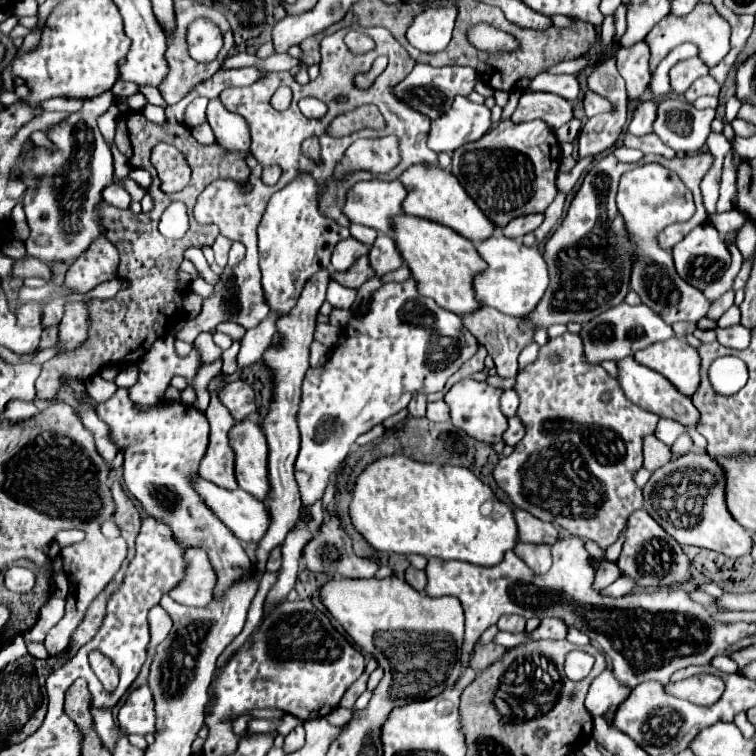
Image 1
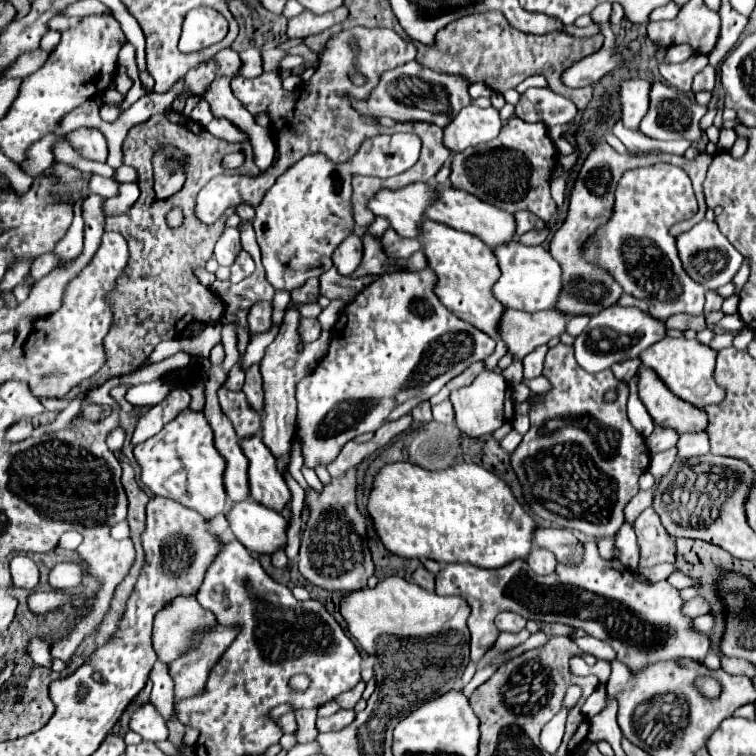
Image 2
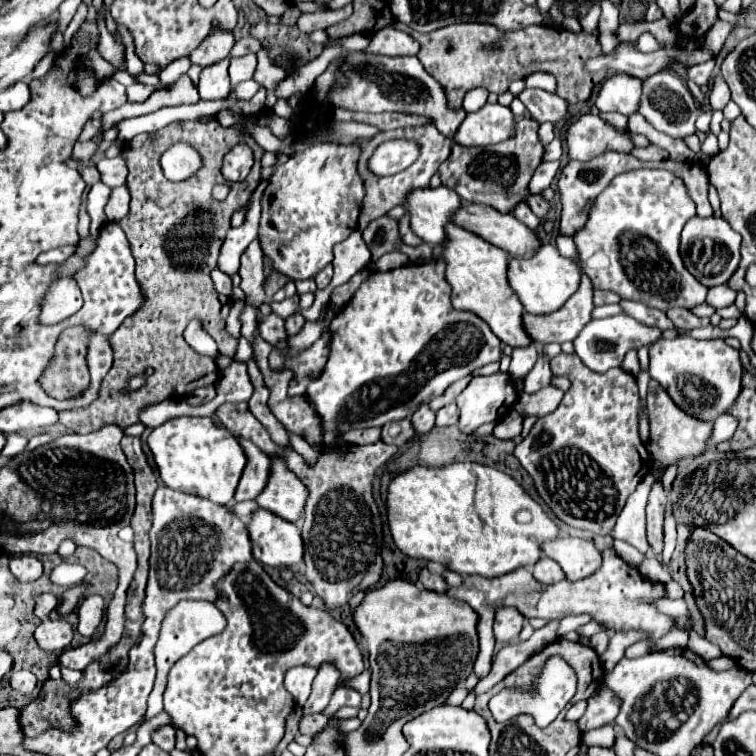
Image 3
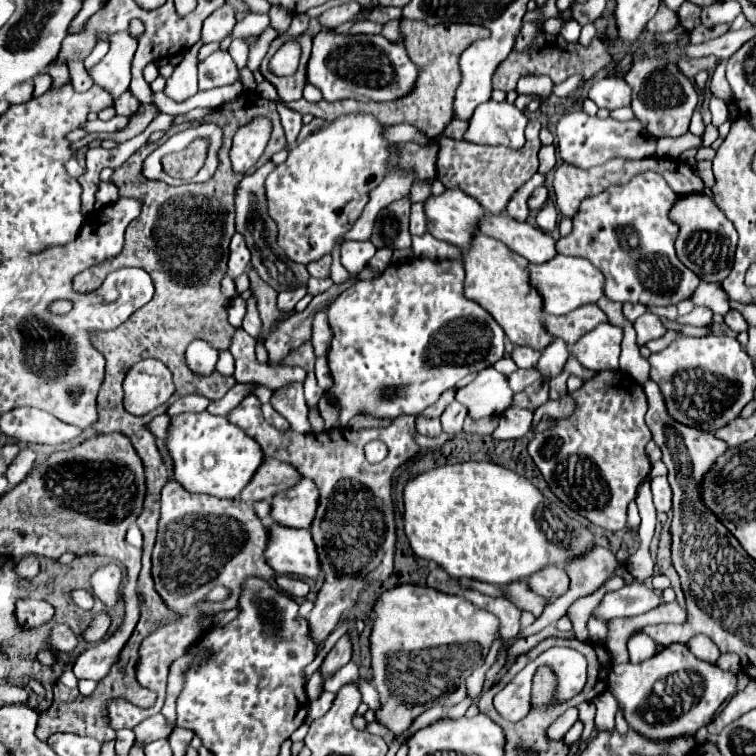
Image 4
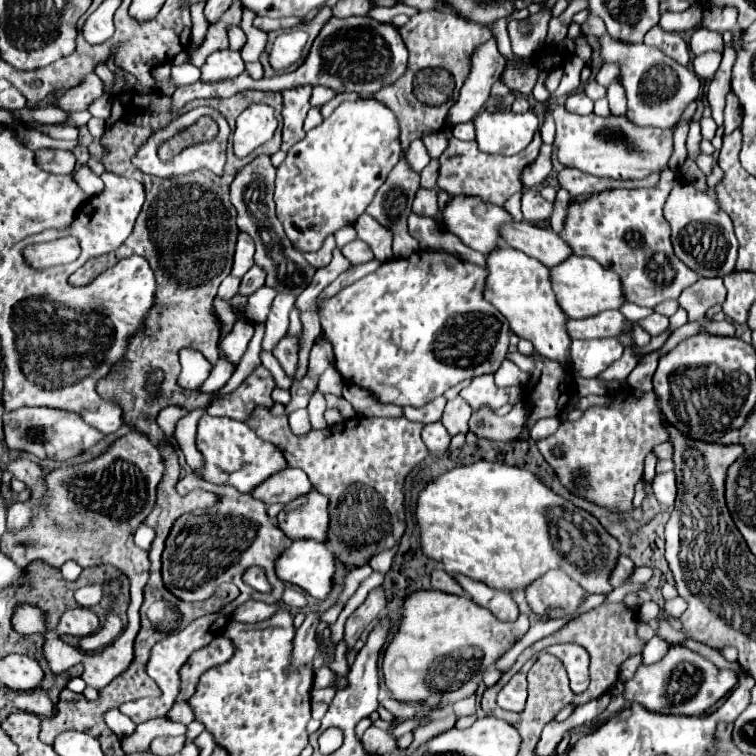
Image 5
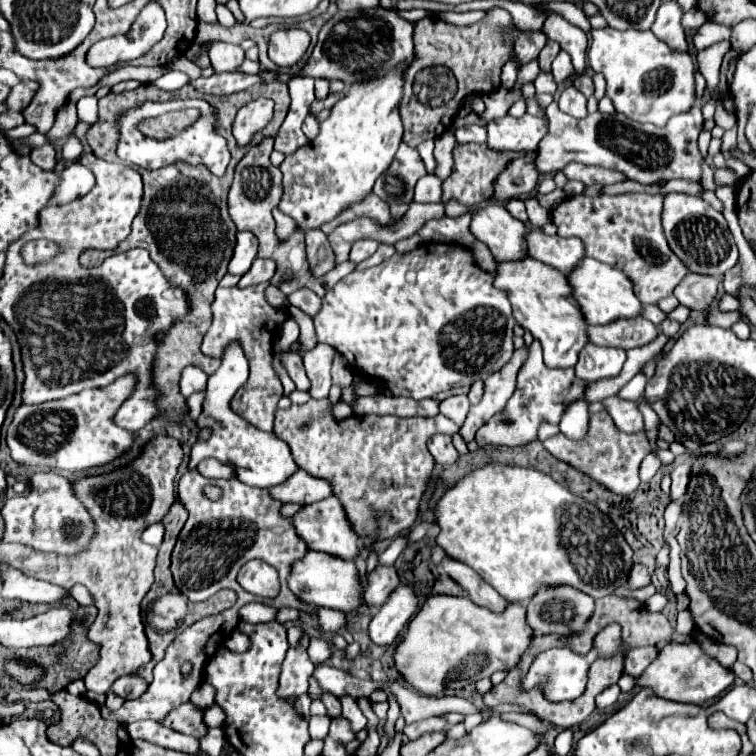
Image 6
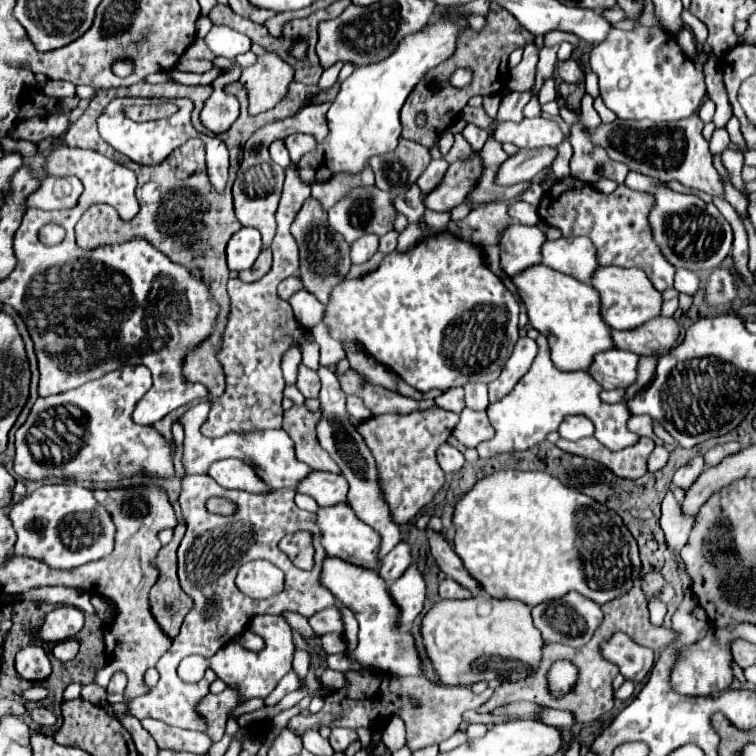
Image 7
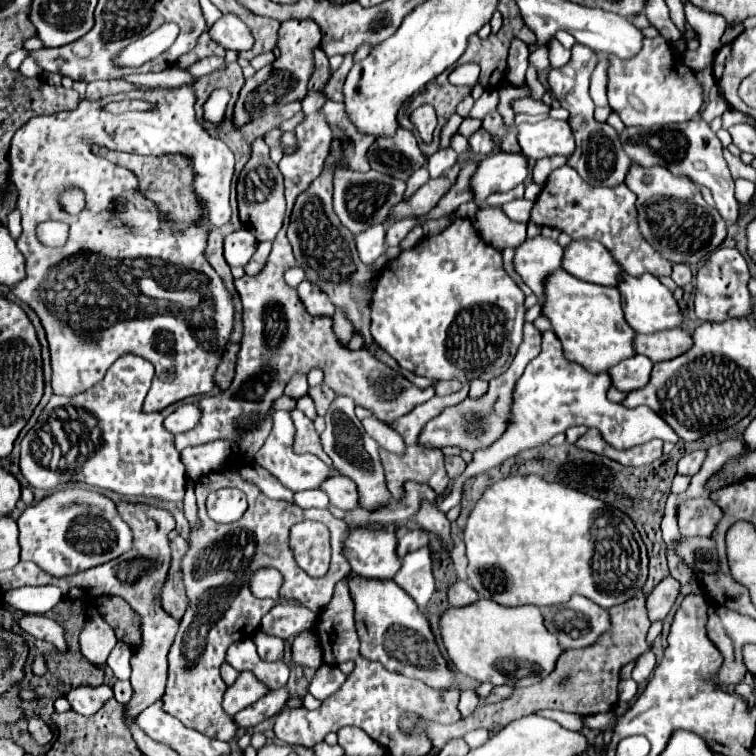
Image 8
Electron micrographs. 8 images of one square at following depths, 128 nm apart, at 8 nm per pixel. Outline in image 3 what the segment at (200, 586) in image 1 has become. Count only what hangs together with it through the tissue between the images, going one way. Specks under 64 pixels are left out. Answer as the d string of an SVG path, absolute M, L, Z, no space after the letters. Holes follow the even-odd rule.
M184 600L184 602L180 602L176 608L172 608L168 612L166 620L162 622L160 638L158 638L158 644L156 644L156 650L154 650L158 674L156 674L156 684L154 684L154 690L152 690L150 698L148 698L148 706L142 722L150 720L164 710L162 708L162 694L166 690L167 676L172 666L184 654L188 654L198 642L202 642L204 638L210 638L214 634L220 634L220 630L224 630L224 626L226 626L224 614L220 614L220 610L212 602L190 602L190 600Z

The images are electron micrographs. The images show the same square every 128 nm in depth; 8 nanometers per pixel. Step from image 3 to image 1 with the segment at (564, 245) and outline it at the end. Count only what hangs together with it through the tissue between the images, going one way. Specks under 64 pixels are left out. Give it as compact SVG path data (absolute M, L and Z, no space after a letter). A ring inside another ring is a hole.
M488 306L480 308L478 312L474 314L468 314L468 316L462 316L462 322L464 326L484 344L484 348L488 350L488 354L494 358L494 364L496 364L496 374L502 376L502 378L514 378L518 374L518 354L534 342L534 332L536 332L536 326L526 320L526 318L516 318L516 316L510 316L510 314L504 314L504 312L498 312L498 310L492 310Z

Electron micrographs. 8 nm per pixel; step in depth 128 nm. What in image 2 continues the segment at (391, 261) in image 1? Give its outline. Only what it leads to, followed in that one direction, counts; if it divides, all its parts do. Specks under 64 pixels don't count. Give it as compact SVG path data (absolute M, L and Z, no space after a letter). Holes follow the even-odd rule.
M388 228L382 238L382 246L390 258L408 258L420 250L420 240L416 238L400 238L396 230Z

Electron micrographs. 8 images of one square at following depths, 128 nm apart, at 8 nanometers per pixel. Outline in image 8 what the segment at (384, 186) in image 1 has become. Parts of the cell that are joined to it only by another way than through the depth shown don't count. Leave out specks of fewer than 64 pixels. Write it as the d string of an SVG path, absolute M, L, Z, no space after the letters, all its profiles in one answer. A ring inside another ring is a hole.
M528 238L522 246L516 248L514 266L524 282L532 288L538 300L544 298L544 282L548 274L562 270L564 248L550 238Z

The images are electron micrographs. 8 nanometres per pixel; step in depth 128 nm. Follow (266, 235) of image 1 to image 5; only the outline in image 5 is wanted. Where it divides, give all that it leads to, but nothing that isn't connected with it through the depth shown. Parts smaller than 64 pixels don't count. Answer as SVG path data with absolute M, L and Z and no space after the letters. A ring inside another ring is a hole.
M366 96L354 102L342 102L330 118L326 118L318 128L310 130L304 140L296 142L288 150L286 160L278 166L274 202L278 220L282 222L288 238L296 248L302 252L318 250L326 236L334 234L346 224L356 222L356 218L366 212L374 192L384 184L388 172L400 160L402 148L398 136L398 120L392 110L388 110L388 106L378 102L374 96Z

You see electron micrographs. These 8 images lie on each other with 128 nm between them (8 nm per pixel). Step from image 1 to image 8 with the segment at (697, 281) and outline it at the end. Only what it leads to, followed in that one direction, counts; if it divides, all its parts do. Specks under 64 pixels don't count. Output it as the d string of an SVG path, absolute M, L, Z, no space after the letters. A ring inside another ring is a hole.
M632 164L626 182L636 194L636 210L638 210L638 226L642 236L670 262L696 264L710 250L718 248L726 238L728 224L720 218L718 210L708 206L702 198L698 186L684 176L674 176L664 166L644 168L640 164Z

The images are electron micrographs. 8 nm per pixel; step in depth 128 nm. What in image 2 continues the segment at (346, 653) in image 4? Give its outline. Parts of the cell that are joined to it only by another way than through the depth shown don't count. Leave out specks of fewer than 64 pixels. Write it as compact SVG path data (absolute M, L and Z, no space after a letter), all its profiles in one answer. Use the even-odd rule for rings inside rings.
M306 708L306 710L294 710L296 720L298 720L298 732L296 738L298 742L312 742L316 738L316 712L318 708Z

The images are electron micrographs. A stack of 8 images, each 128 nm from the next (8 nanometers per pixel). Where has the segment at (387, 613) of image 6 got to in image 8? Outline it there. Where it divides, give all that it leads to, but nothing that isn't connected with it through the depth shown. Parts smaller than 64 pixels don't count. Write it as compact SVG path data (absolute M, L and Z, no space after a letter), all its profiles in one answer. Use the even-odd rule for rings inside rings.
M424 546L420 550L414 550L412 554L404 556L402 568L396 574L394 582L408 590L408 594L414 598L414 602L424 608L434 592L434 576L432 576L432 556L430 548Z

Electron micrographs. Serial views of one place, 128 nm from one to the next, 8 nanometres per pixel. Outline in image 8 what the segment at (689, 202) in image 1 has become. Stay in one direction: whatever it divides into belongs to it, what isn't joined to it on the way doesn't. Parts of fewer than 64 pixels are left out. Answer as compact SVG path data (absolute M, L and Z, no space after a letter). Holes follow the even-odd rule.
M568 164L562 168L556 168L548 182L544 184L542 192L538 194L530 220L536 226L550 226L558 228L560 232L568 234L572 240L598 240L604 244L610 254L620 262L620 266L630 276L640 276L644 272L658 276L670 276L672 264L664 260L640 234L638 220L636 220L636 196L628 190L628 186L620 184L616 188L604 188L604 186L592 186L586 184L576 170L572 170Z

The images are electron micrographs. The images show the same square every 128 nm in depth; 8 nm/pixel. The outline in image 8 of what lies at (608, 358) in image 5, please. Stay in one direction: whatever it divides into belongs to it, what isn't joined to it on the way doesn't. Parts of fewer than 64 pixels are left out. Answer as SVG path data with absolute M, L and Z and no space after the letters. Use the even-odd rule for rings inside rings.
M646 356L628 358L628 360L610 368L612 384L622 392L632 392L640 386L646 386L650 372L652 372L652 366L654 366L654 362Z

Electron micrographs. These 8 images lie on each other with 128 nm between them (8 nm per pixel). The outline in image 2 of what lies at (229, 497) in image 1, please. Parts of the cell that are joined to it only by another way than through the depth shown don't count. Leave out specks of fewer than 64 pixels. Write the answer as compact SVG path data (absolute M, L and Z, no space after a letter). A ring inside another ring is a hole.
M244 500L226 512L234 536L256 554L274 554L286 548L288 522L282 514L260 506L258 502Z

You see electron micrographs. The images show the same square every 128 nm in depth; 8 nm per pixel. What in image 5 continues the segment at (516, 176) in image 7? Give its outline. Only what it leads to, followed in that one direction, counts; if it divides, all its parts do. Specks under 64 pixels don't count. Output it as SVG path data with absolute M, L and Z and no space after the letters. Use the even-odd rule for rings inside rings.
M558 104L552 112L556 122L556 140L554 148L558 154L578 154L582 148L586 150L588 158L558 158L562 166L574 166L582 172L594 176L608 176L616 180L642 180L652 172L662 172L668 168L668 160L674 152L672 144L672 130L660 128L640 128L630 122L626 116L578 116L568 112L562 104Z

